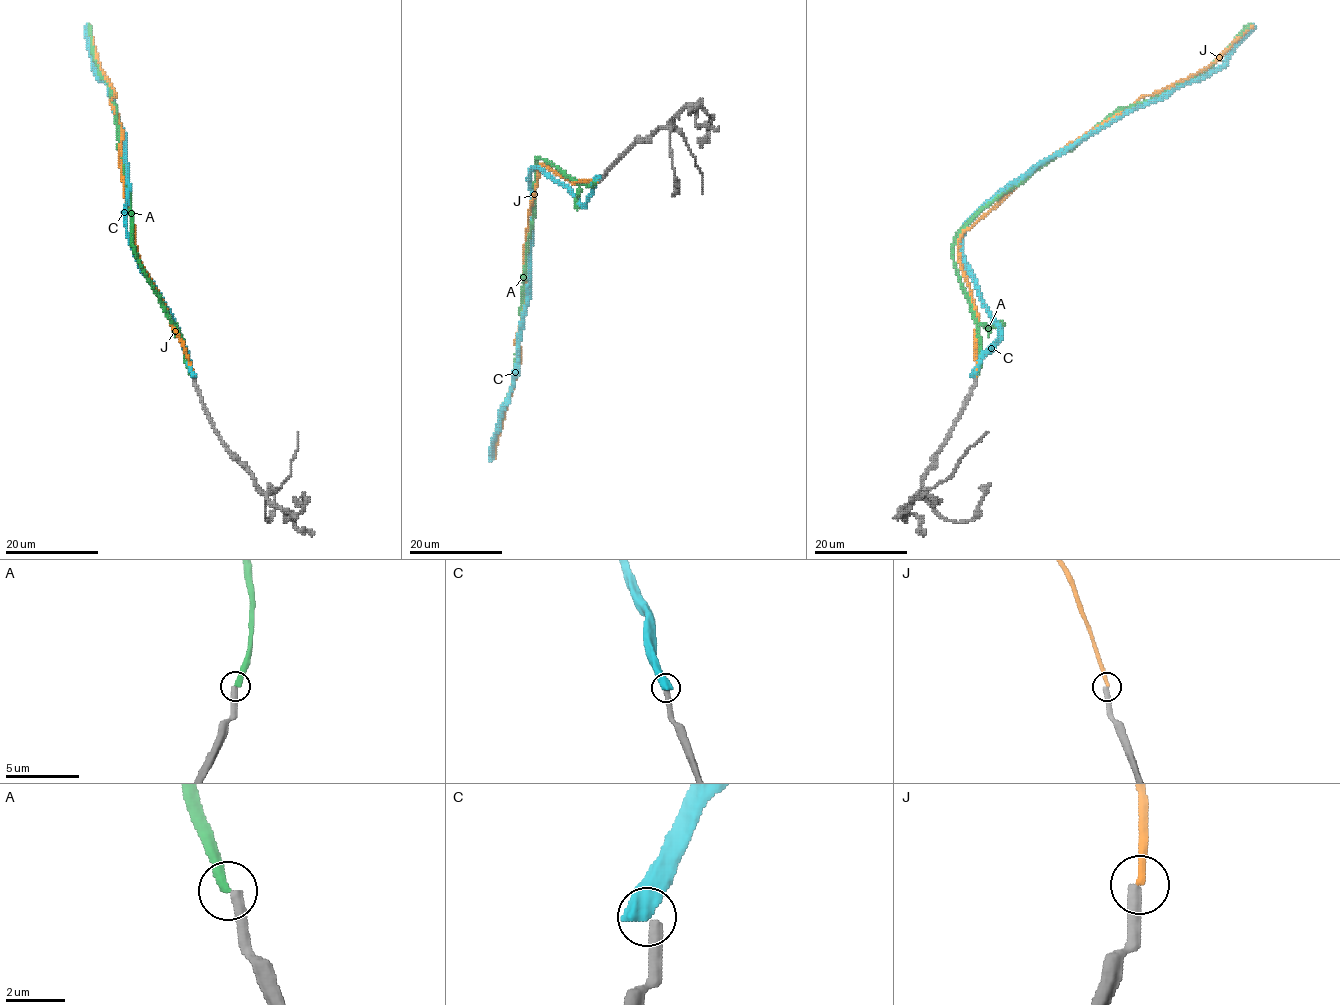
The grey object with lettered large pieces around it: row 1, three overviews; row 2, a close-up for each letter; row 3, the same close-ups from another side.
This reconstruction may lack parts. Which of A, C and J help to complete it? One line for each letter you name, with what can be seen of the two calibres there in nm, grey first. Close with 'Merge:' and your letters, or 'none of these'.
Merge: none of these

